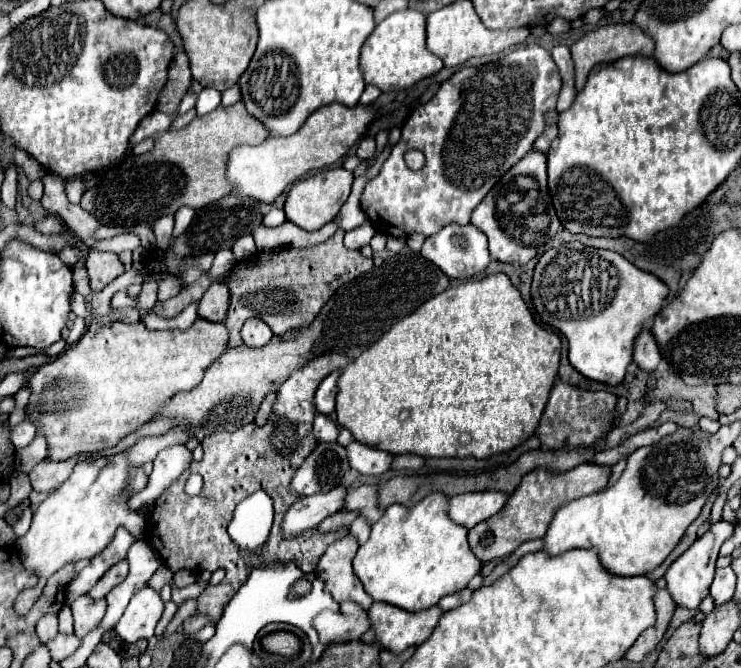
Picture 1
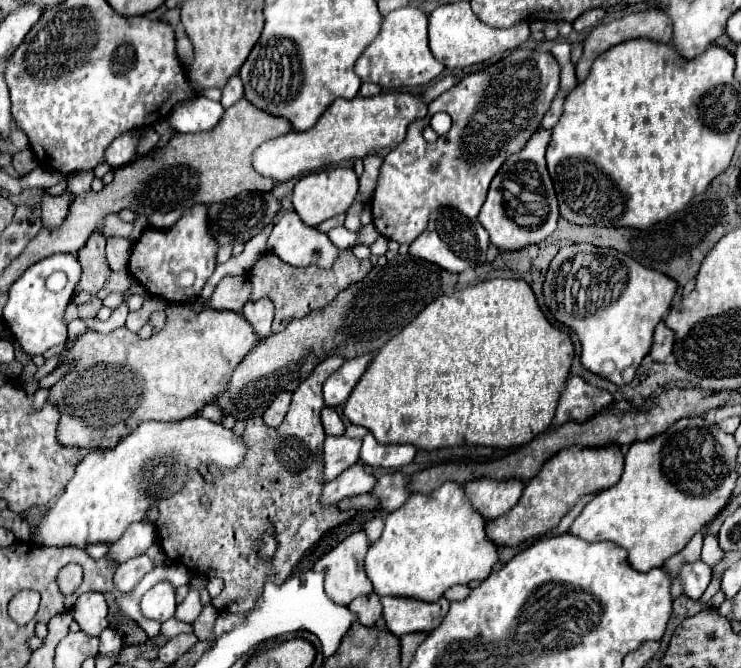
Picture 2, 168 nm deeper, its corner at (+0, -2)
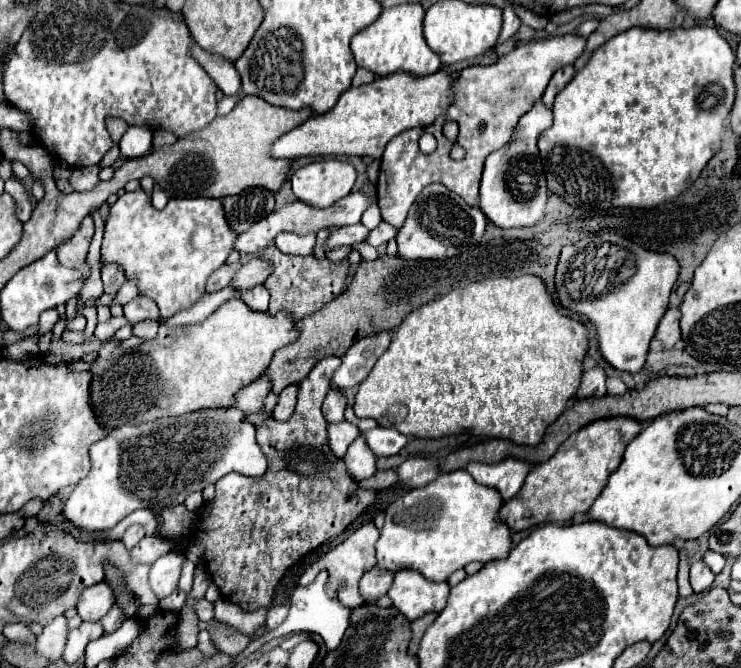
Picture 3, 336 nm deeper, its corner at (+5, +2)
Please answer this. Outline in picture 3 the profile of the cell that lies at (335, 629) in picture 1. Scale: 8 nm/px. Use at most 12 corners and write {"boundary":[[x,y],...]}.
{"boundary":[[368,570],[360,580],[364,604],[386,596],[394,574]]}

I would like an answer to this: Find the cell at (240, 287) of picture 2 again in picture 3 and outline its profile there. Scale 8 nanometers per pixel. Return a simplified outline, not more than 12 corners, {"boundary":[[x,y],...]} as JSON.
{"boundary":[[260,258],[246,262],[230,280],[244,292],[270,276],[272,266]]}

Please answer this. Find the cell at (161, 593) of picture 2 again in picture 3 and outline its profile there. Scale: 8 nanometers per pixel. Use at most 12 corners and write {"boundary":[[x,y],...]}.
{"boundary":[[168,552],[150,568],[158,600],[178,588],[184,554]]}

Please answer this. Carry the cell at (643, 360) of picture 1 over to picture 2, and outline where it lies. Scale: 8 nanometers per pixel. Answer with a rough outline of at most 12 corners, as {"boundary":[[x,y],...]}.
{"boundary":[[665,322],[655,328],[651,358],[663,362],[673,352],[675,332]]}

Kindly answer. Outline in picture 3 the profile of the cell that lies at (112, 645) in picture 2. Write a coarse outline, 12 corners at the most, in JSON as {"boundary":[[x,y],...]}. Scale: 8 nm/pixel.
{"boundary":[[112,606],[100,620],[104,634],[118,630],[126,616]]}

